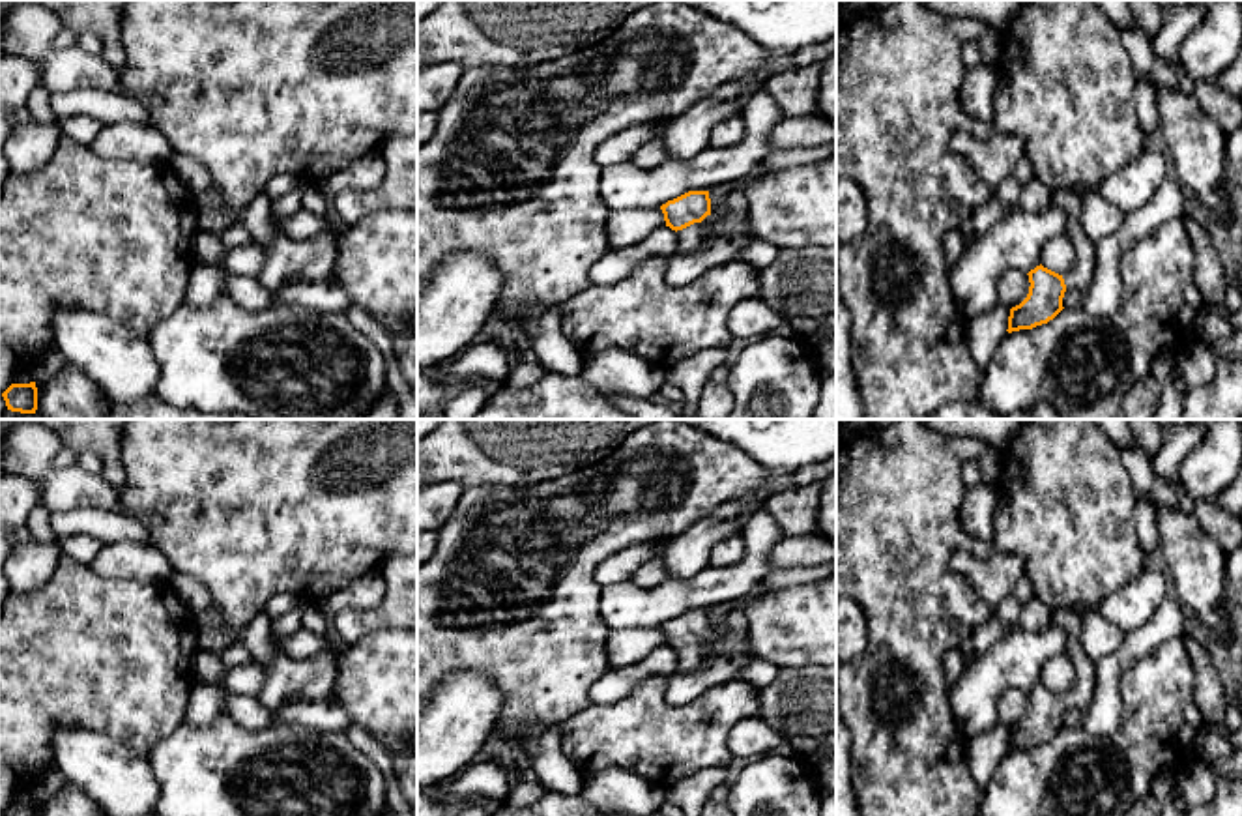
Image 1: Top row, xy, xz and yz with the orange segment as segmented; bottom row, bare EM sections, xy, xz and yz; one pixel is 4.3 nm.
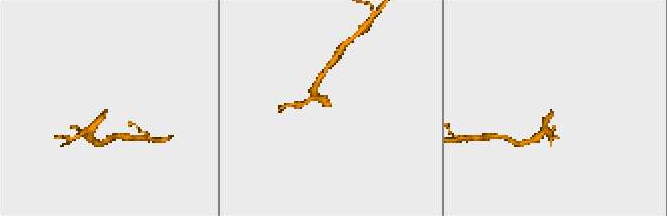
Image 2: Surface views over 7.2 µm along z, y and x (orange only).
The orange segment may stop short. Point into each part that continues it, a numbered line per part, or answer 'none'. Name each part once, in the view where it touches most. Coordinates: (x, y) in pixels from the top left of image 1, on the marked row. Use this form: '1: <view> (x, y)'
1: xz (691, 238)

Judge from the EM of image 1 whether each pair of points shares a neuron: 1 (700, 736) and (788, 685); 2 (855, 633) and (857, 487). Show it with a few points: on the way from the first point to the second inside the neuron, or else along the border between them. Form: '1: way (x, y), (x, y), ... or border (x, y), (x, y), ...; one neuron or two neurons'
1: border (760, 689), (760, 710), (754, 715); two neurons
2: border (855, 599), (868, 624), (866, 644); two neurons

